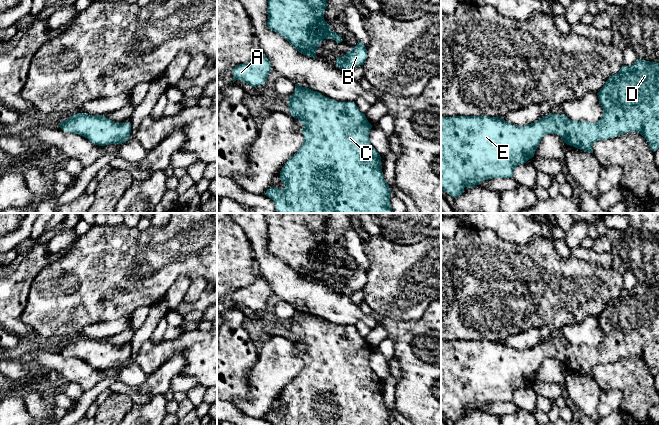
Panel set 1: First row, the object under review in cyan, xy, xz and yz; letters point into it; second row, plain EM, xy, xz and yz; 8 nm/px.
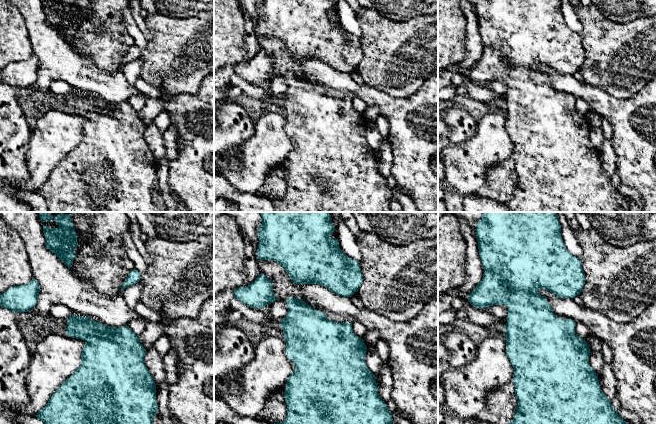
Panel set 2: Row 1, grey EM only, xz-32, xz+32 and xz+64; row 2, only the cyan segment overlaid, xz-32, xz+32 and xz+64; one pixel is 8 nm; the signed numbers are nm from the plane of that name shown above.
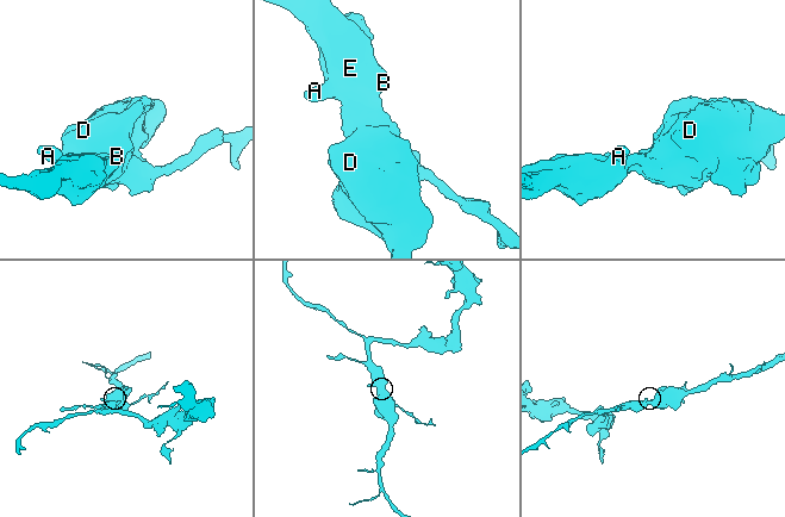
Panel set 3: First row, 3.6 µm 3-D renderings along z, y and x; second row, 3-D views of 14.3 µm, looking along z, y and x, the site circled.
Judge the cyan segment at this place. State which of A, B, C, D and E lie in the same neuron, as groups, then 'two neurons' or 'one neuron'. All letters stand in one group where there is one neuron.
A B C D E | one neuron

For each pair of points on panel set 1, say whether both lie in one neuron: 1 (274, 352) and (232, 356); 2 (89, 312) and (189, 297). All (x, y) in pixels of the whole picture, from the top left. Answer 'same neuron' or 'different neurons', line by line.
1: different neurons
2: different neurons

